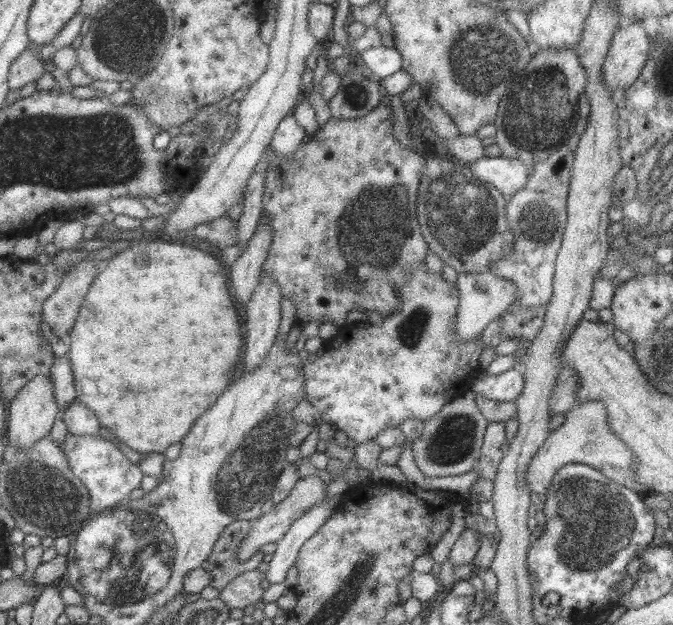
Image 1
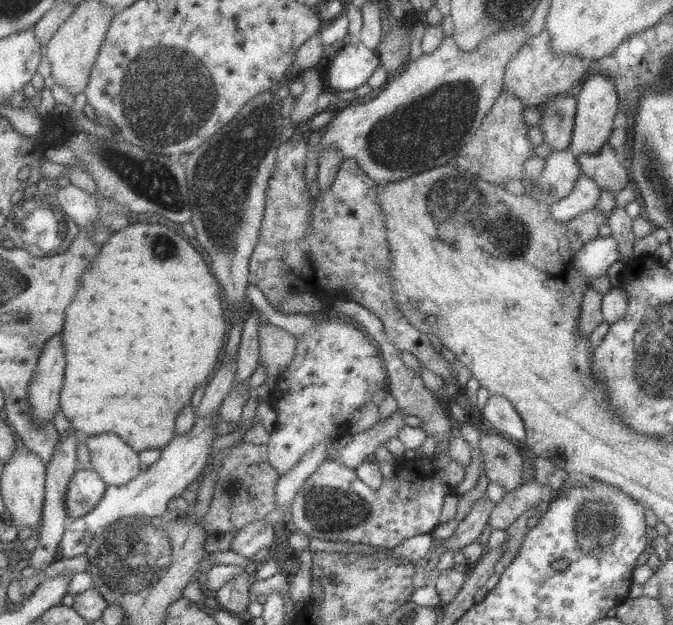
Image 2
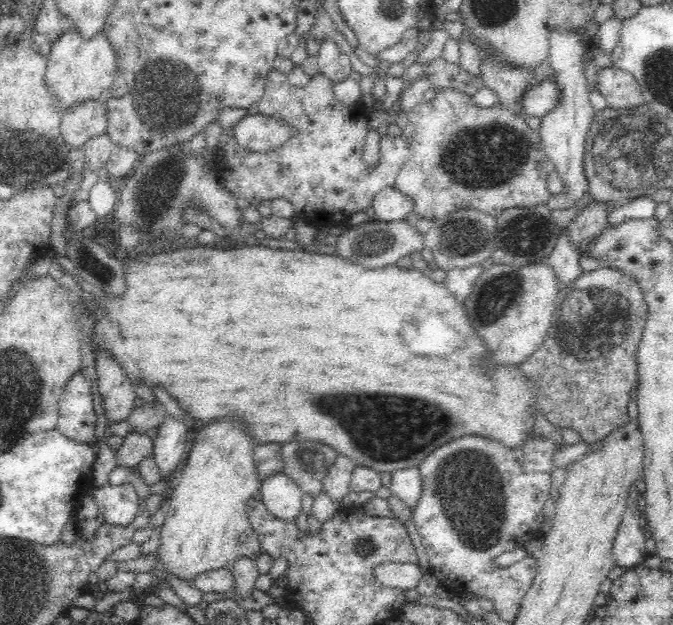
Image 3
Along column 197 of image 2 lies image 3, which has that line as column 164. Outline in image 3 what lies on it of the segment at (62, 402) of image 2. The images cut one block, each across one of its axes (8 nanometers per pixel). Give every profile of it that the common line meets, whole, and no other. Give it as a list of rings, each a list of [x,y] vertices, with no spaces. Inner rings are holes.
[[[248,244],[238,245],[230,250],[200,245],[195,248],[180,247],[172,252],[136,256],[130,262],[126,262],[126,258],[130,256],[123,258],[128,294],[122,300],[106,300],[108,318],[106,322],[98,320],[96,330],[100,336],[104,336],[114,356],[124,364],[130,379],[136,380],[140,376],[144,378],[144,382],[160,386],[168,382],[168,392],[186,410],[194,427],[218,420],[218,416],[238,414],[250,422],[250,432],[254,434],[258,444],[317,441],[335,450],[338,455],[347,456],[356,466],[367,466],[379,473],[393,473],[403,468],[419,466],[433,450],[462,436],[477,435],[502,443],[510,450],[524,446],[524,443],[535,436],[535,417],[532,414],[537,408],[536,394],[540,392],[534,387],[534,382],[523,374],[519,365],[498,365],[492,361],[486,342],[470,324],[463,304],[448,291],[443,282],[434,281],[422,266],[403,268],[399,264],[389,264],[370,270],[370,267],[352,262],[350,258],[334,254],[332,249],[313,253],[300,248],[272,249],[264,245]]]

